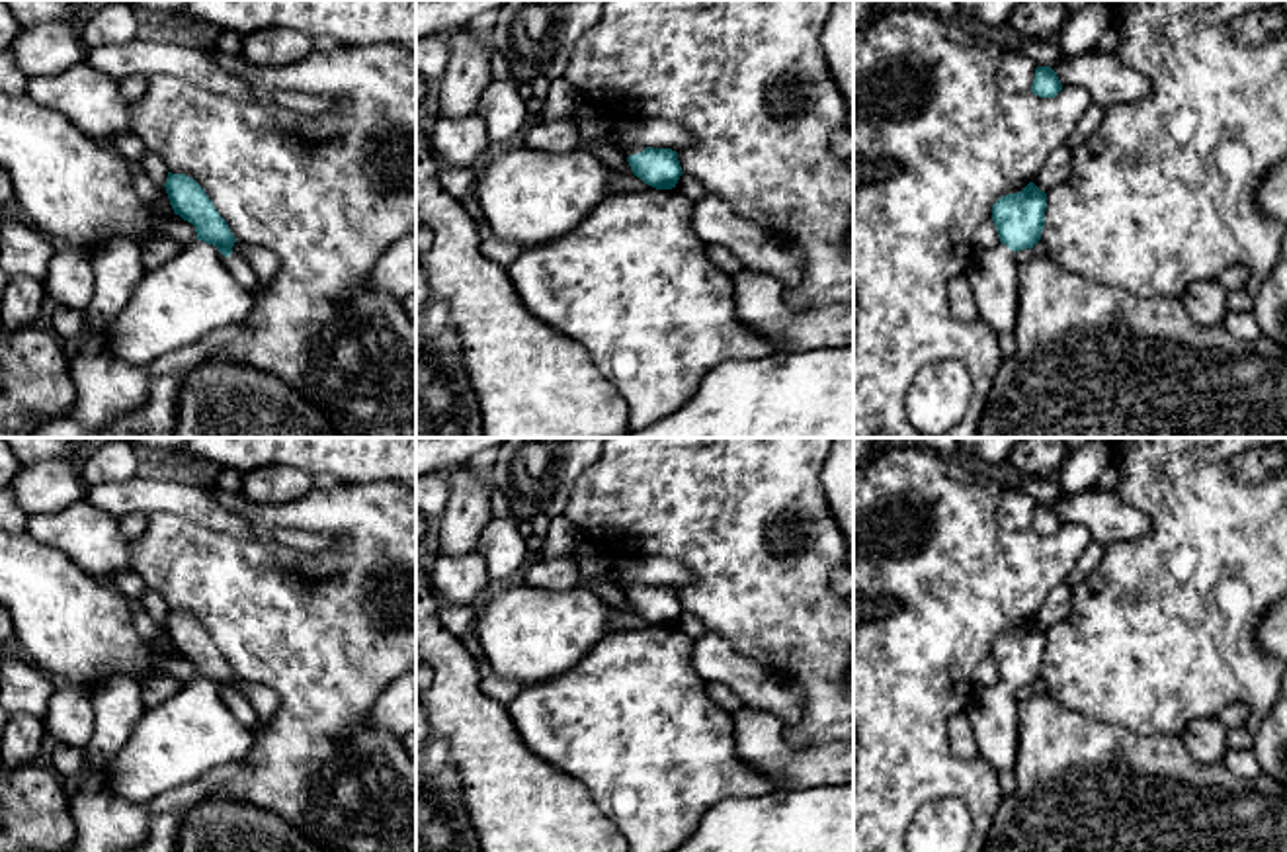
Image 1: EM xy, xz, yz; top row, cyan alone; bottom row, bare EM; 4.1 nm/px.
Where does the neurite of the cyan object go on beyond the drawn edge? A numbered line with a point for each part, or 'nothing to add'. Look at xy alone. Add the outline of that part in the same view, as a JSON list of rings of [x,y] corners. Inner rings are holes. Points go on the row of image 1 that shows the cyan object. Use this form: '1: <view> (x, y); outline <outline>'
1: xy (192, 296); outline [[[193,240],[164,266],[145,272],[109,328],[107,354],[146,365],[244,320],[254,291],[244,289],[217,246]]]

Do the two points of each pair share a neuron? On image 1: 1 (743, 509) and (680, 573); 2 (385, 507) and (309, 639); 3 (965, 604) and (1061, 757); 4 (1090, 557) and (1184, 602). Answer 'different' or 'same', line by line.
1: different
2: same
3: different
4: different

